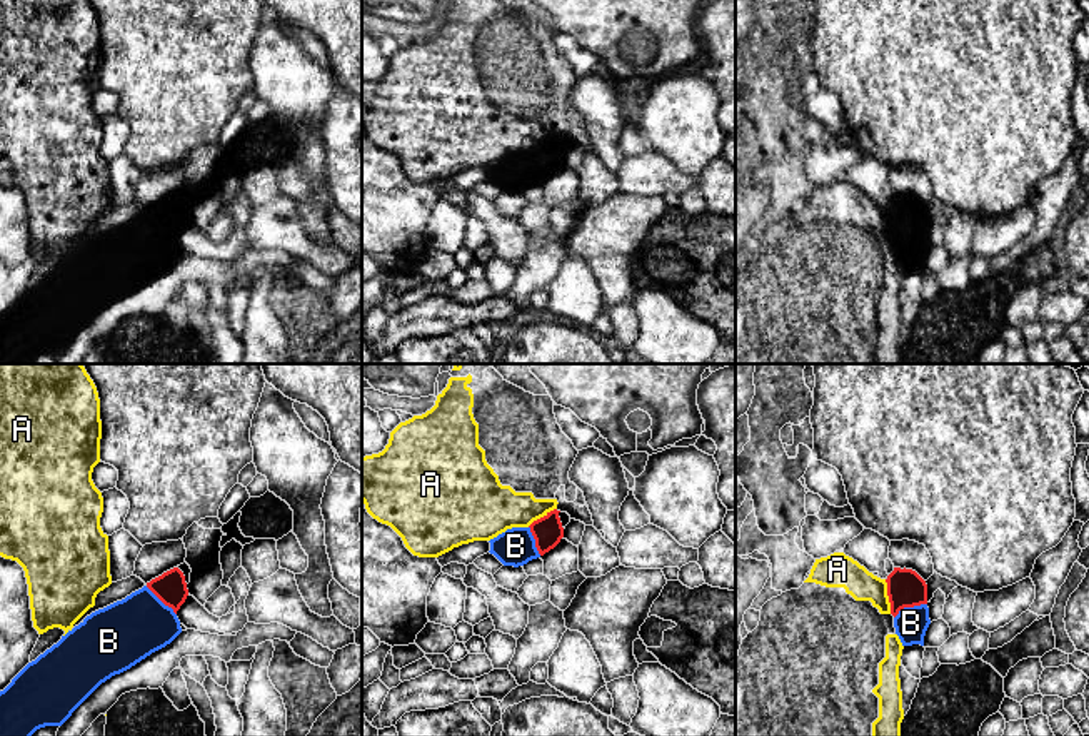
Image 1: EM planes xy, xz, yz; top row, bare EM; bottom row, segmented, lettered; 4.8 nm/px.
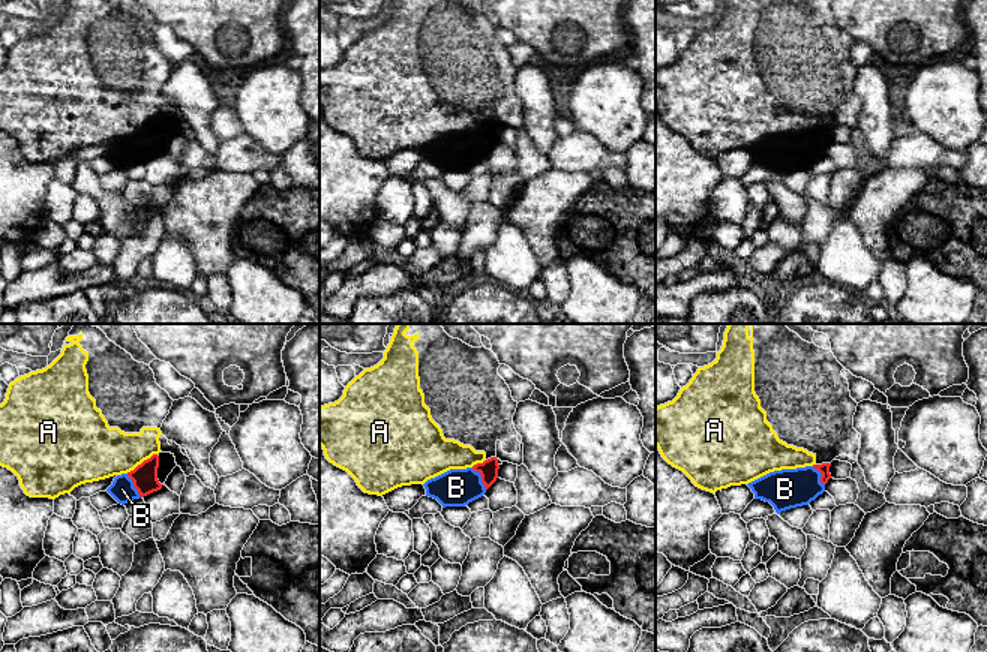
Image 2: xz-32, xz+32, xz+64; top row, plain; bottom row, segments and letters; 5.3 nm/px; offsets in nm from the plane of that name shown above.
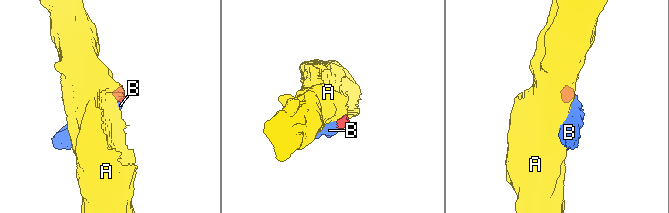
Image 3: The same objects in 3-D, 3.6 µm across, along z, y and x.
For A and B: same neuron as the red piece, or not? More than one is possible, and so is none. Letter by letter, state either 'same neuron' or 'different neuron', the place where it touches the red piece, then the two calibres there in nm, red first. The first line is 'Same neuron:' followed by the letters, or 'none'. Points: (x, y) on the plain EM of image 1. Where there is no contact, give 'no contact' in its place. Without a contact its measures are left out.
Same neuron: B
A: different neuron | yz (888, 221) | 180/160 nm
B: same neuron | yz (909, 232) | 180/160 nm

